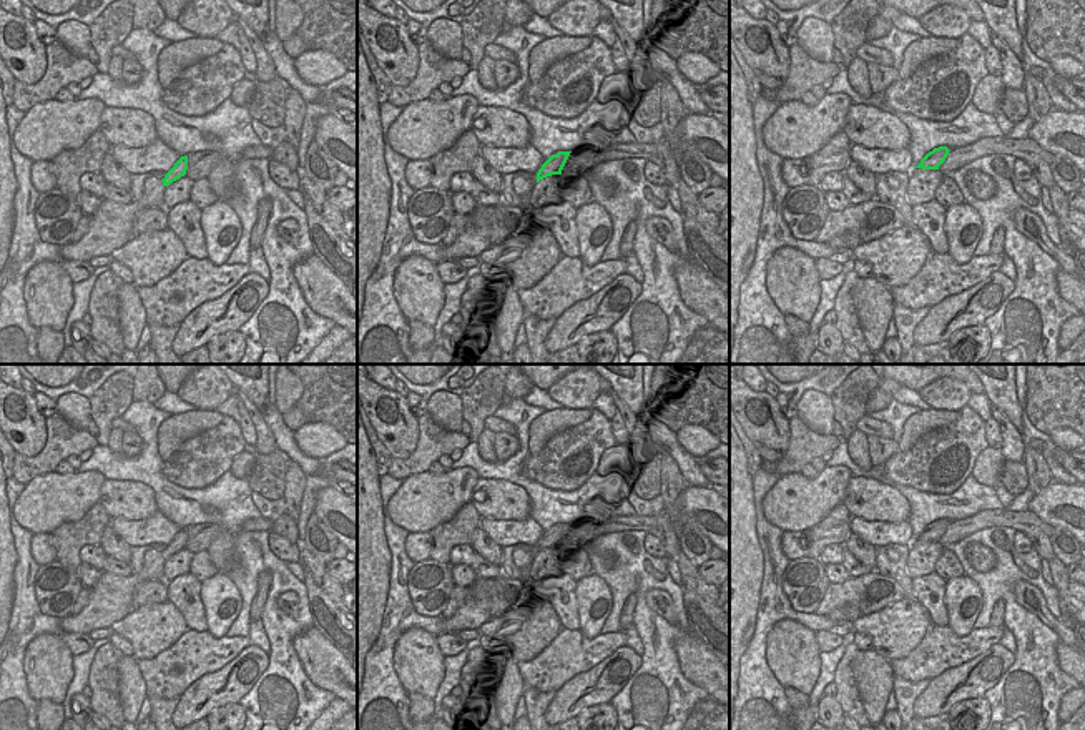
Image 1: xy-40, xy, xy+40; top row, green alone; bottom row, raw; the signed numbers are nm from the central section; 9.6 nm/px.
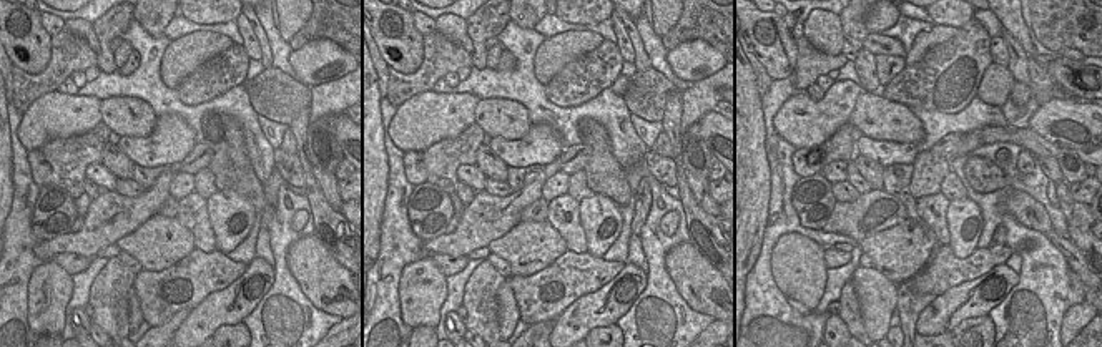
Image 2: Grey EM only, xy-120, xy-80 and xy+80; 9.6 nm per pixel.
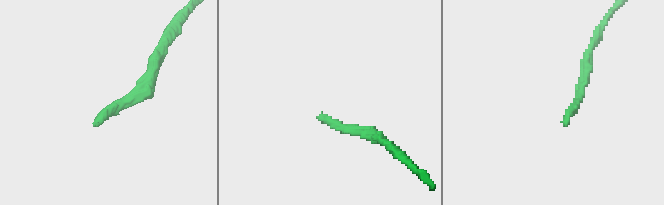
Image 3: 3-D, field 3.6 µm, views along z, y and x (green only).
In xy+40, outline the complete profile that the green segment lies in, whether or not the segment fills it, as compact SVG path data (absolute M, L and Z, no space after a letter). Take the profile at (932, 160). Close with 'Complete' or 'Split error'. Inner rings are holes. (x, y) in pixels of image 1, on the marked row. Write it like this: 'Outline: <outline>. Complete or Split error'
Outline: M939 146L934 148L932 151L929 151L917 166L914 168L922 168L922 170L939 170L939 166L945 161L947 155L949 155L949 148L947 146Z. Complete

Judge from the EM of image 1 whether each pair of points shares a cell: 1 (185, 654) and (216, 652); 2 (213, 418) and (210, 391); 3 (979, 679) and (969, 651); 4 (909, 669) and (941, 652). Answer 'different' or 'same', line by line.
1: same
2: different
3: different
4: same

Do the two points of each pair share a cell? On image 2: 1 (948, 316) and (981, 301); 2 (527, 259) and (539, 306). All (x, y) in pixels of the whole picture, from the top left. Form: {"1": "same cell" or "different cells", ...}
{"1": "same cell", "2": "different cells"}

